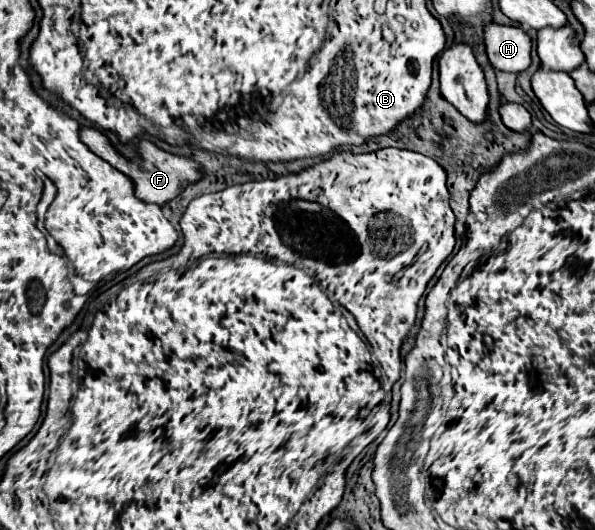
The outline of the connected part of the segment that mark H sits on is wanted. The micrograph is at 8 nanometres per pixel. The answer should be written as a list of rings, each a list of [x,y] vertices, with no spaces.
[[[494,22],[486,24],[482,30],[486,56],[494,70],[518,74],[530,66],[532,40],[524,30],[516,26],[500,26]]]

